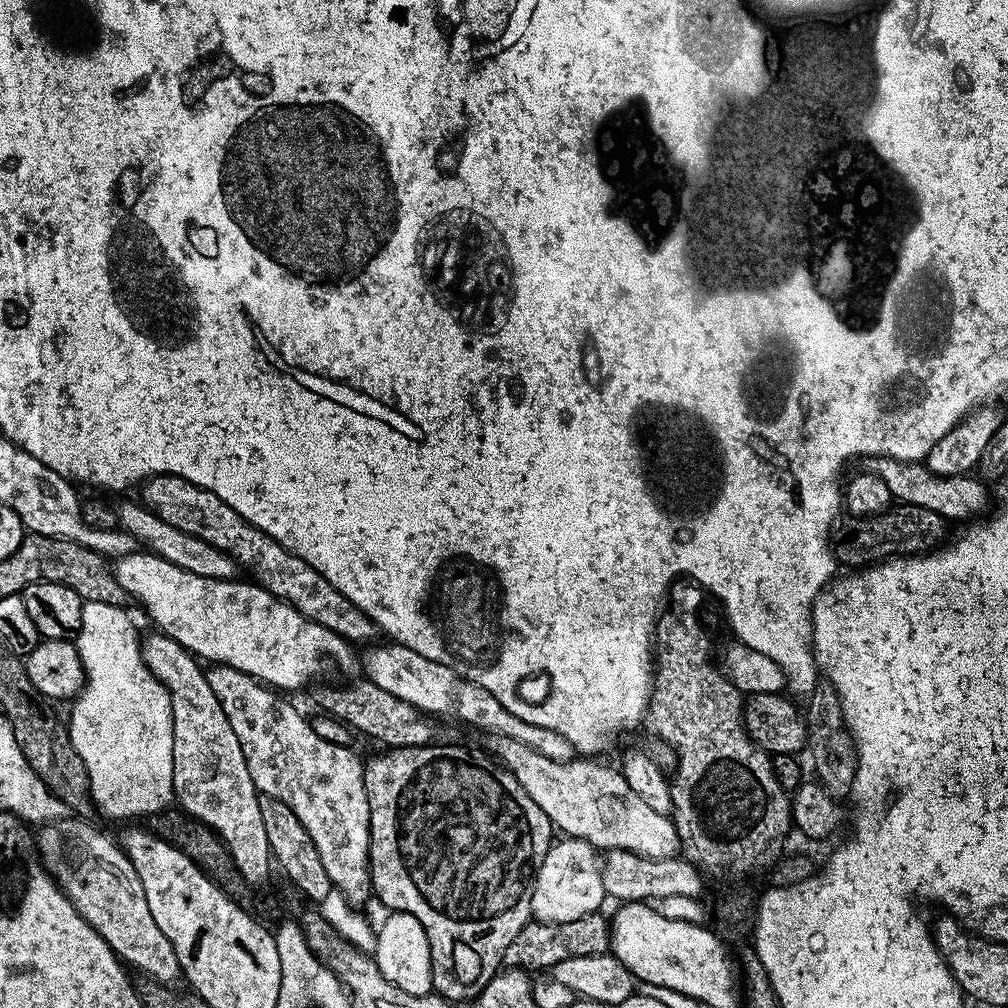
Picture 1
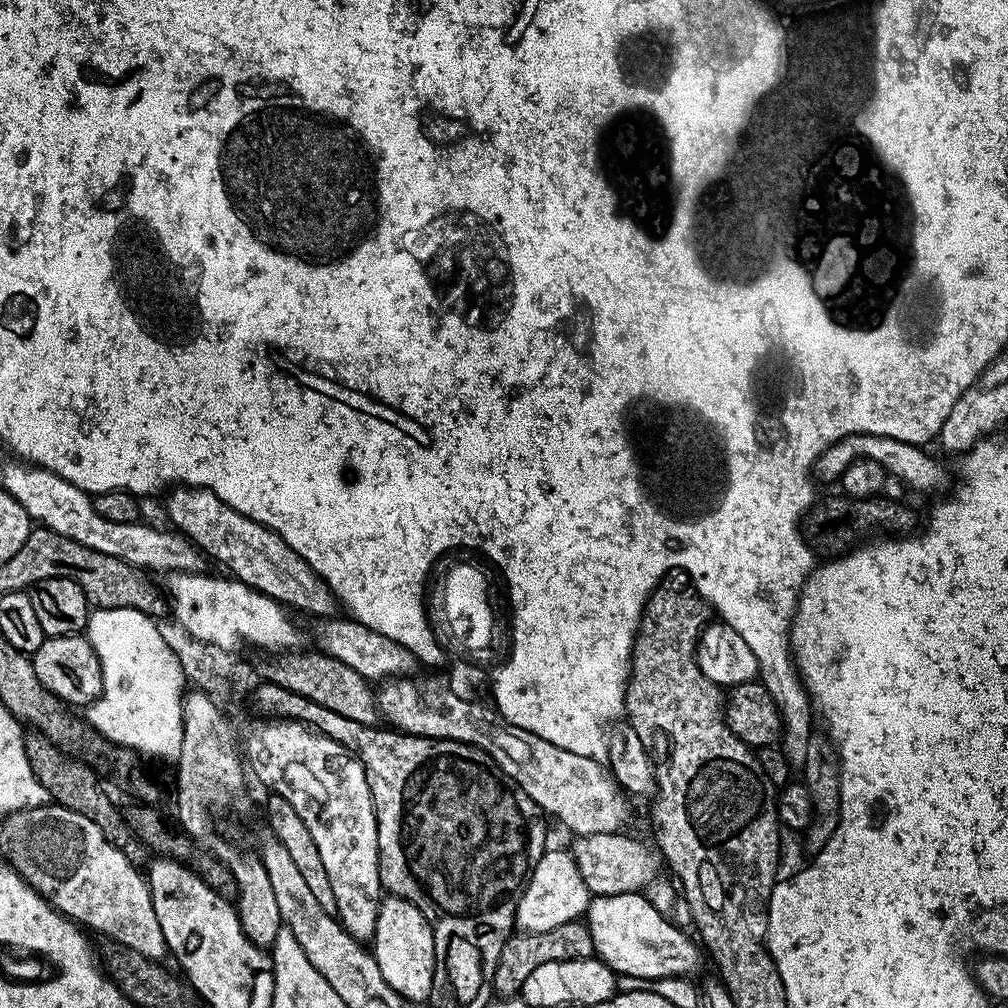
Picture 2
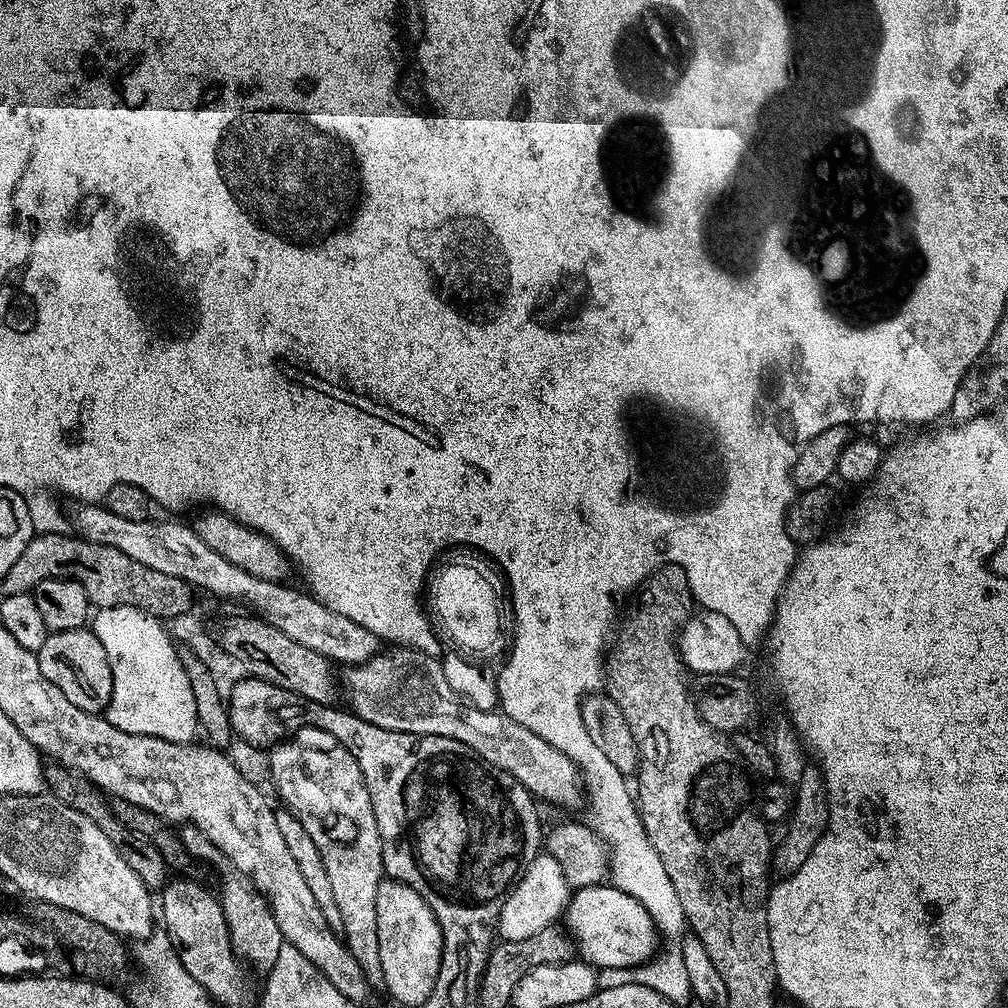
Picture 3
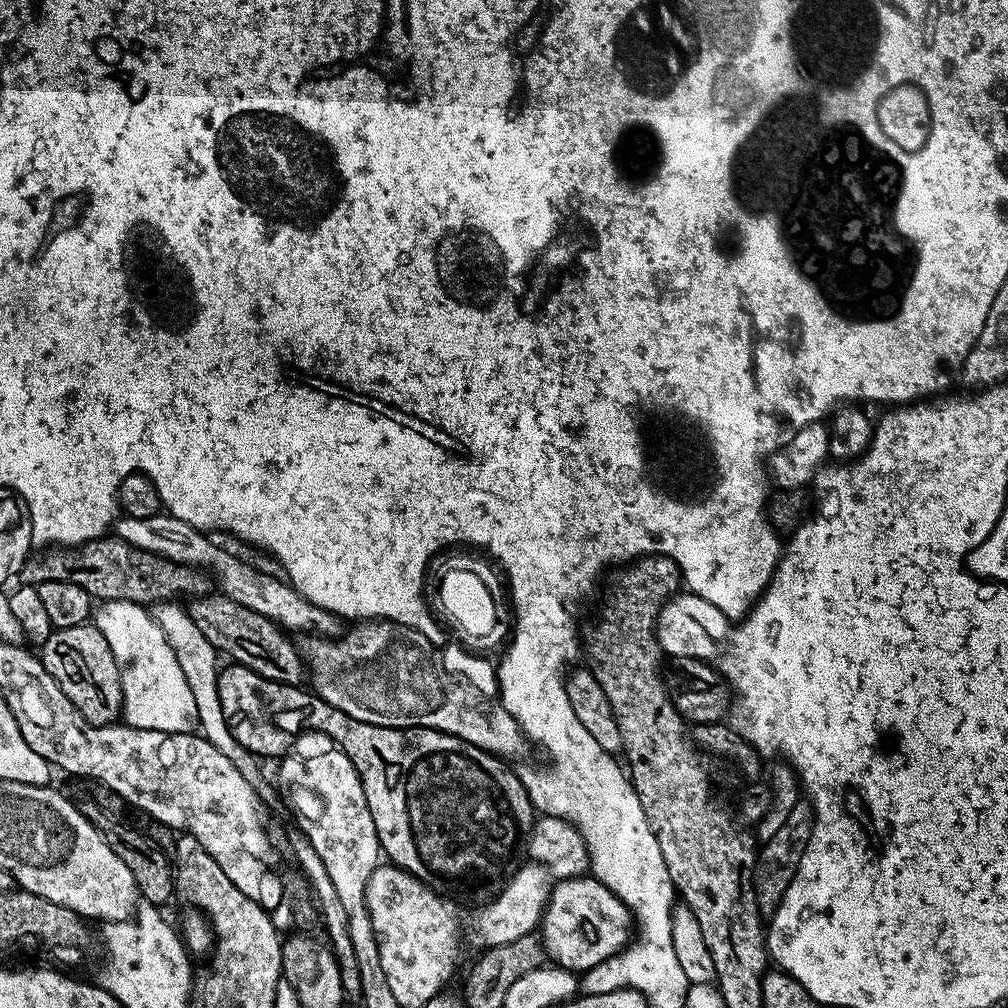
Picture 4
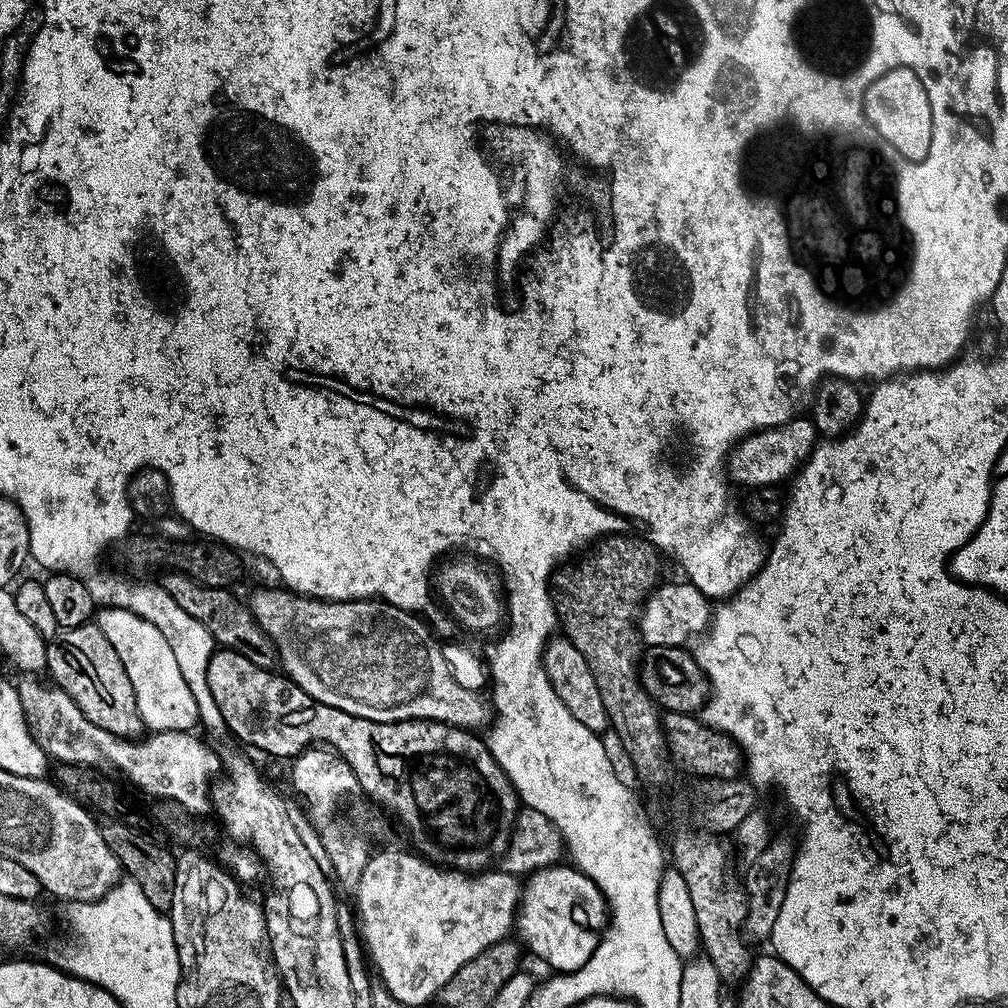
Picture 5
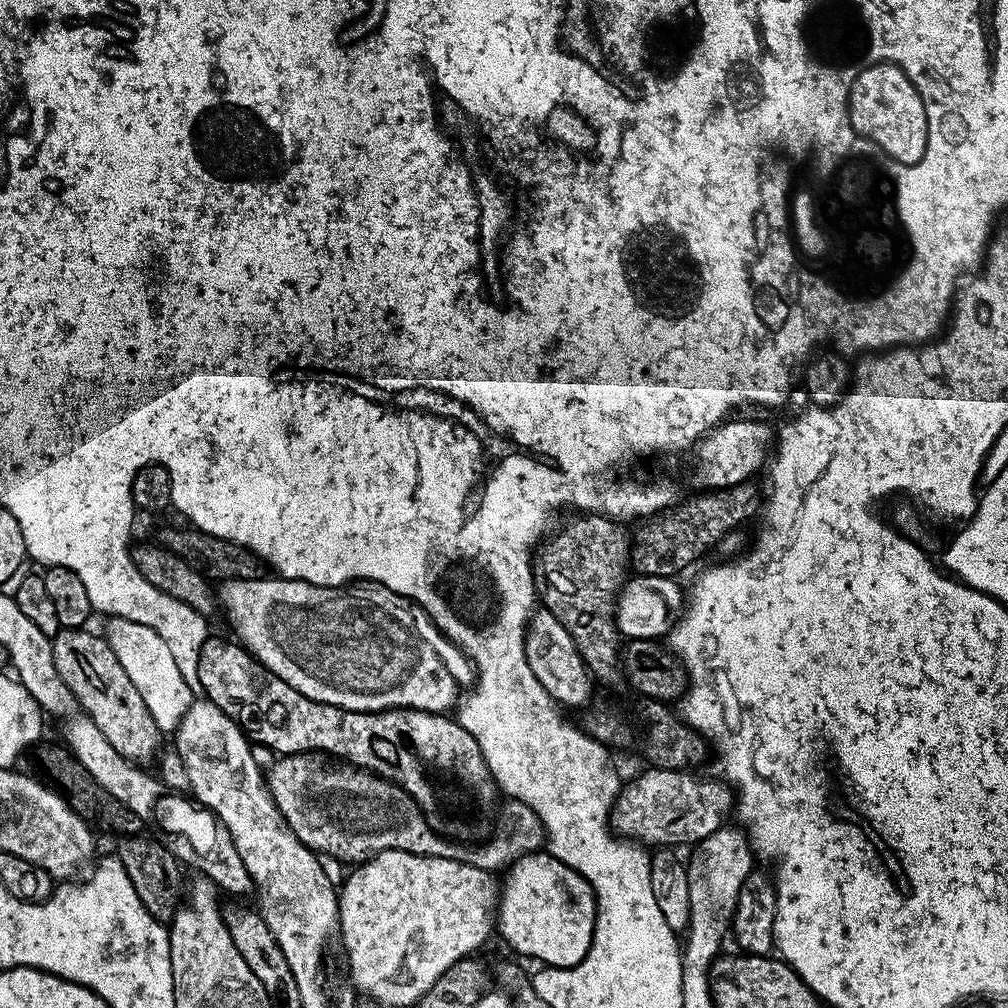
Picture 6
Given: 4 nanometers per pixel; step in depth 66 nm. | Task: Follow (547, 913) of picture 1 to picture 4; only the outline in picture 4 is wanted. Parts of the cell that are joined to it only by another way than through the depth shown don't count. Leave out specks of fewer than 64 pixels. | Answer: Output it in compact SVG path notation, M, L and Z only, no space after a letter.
M535 862L525 863L525 868L520 868L512 877L507 877L508 885L489 902L485 908L480 908L476 912L476 917L472 920L472 940L484 948L502 946L506 942L514 942L514 938L531 936L537 931L538 925L543 917L545 908L548 907L548 894L550 891L550 877L548 869Z

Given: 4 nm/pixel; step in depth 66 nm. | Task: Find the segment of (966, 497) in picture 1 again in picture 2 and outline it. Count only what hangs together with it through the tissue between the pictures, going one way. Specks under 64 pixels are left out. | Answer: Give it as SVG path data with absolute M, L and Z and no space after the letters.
M847 436L838 442L834 442L816 460L814 476L817 481L824 484L832 484L843 477L846 466L850 466L859 460L873 460L883 466L885 473L896 480L901 480L908 488L916 492L940 492L947 489L948 474L943 466L932 456L924 453L923 447L915 444L898 442L885 436Z

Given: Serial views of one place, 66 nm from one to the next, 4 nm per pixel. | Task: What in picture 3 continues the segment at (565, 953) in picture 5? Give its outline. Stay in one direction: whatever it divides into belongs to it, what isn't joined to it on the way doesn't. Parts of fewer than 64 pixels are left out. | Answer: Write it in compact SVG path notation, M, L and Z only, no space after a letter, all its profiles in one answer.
M611 883L575 889L562 920L576 942L579 955L597 969L638 968L657 955L656 921L652 919L646 906L642 906L642 902Z

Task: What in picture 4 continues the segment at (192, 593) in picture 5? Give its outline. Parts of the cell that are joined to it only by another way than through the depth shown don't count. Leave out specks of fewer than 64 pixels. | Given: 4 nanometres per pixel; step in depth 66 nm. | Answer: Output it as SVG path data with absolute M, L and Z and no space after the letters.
M223 594L201 596L193 599L189 604L192 605L187 605L186 610L190 614L194 626L198 626L198 630L202 630L206 642L210 642L210 646L214 646L217 653L224 655L225 652L229 656L227 658L229 661L246 666L250 670L254 670L254 674L262 674L262 678L270 678L279 684L300 686L305 683L306 665L299 647L294 642L292 644L289 633L274 623L273 620L250 610L250 606L242 606L238 602L234 602L230 597Z

